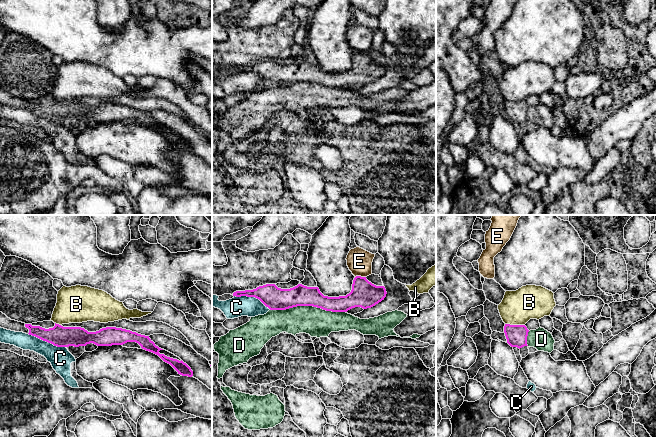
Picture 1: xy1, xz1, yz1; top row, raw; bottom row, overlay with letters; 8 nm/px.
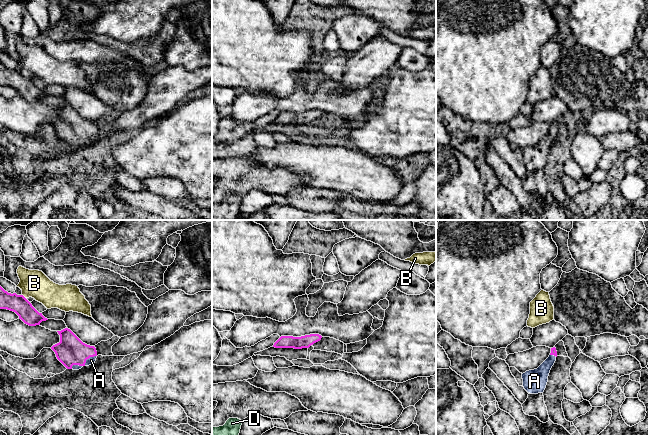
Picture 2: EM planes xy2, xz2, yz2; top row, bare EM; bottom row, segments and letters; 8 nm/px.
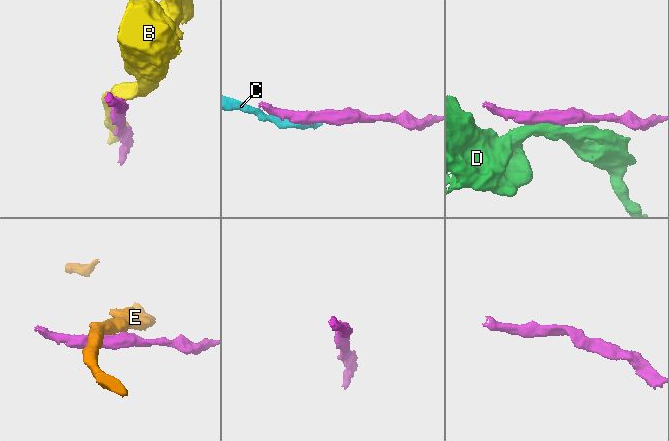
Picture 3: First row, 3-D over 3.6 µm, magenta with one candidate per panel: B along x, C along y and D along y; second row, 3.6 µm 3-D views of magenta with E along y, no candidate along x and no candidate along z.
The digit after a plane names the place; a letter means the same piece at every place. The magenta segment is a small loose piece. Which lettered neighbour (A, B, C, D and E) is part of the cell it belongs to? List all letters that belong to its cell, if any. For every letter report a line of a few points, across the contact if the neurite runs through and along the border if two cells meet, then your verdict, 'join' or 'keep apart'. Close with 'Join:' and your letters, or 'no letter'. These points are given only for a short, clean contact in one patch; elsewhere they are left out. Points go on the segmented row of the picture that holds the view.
A: line xy2 (70, 351), (88, 358), (91, 360); join
B: keep apart
C: keep apart
D: keep apart
E: line xz1 (365, 276), (355, 277); keep apart
Join: A

